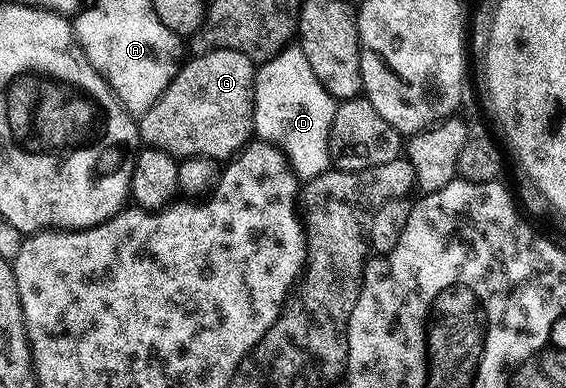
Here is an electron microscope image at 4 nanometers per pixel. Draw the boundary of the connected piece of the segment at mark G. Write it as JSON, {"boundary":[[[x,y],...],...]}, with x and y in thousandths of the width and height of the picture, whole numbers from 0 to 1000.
{"boundary":[[[369,129],[334,152],[295,216],[288,247],[246,304],[246,356],[258,379],[295,392],[309,410],[382,407],[403,412],[442,363],[447,345],[447,206],[451,165],[429,134]]]}

